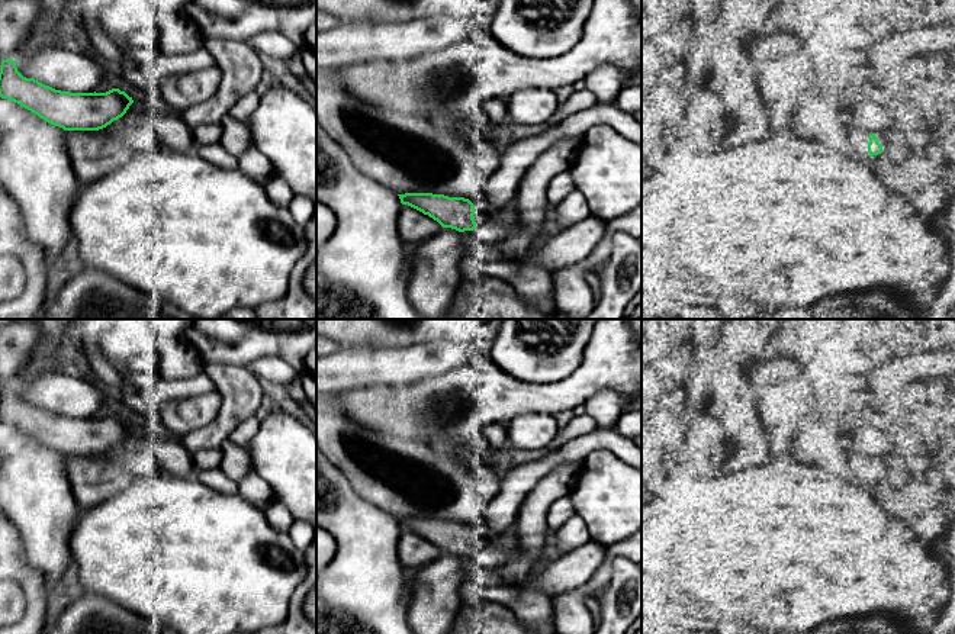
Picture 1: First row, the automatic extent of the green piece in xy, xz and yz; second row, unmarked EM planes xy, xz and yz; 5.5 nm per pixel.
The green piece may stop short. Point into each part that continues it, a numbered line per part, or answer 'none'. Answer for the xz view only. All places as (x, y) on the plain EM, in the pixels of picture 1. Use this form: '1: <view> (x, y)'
1: xz (484, 537)

